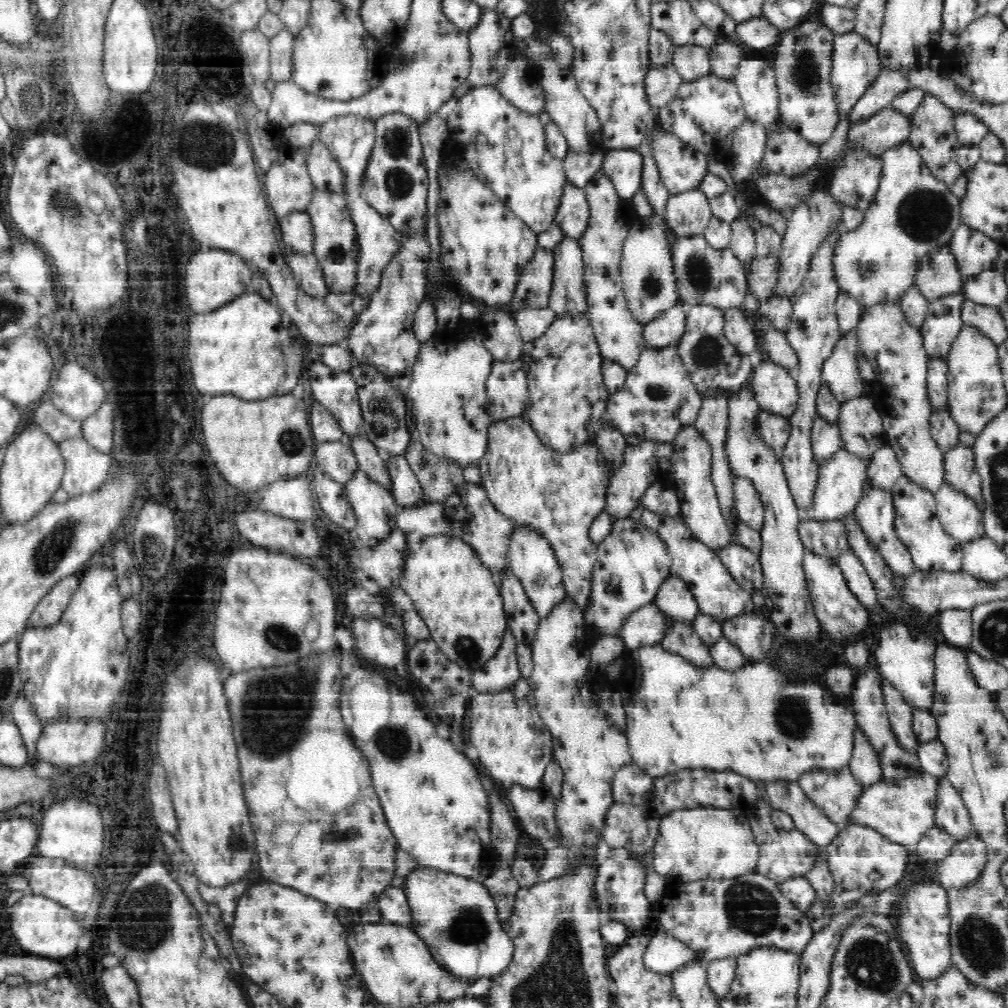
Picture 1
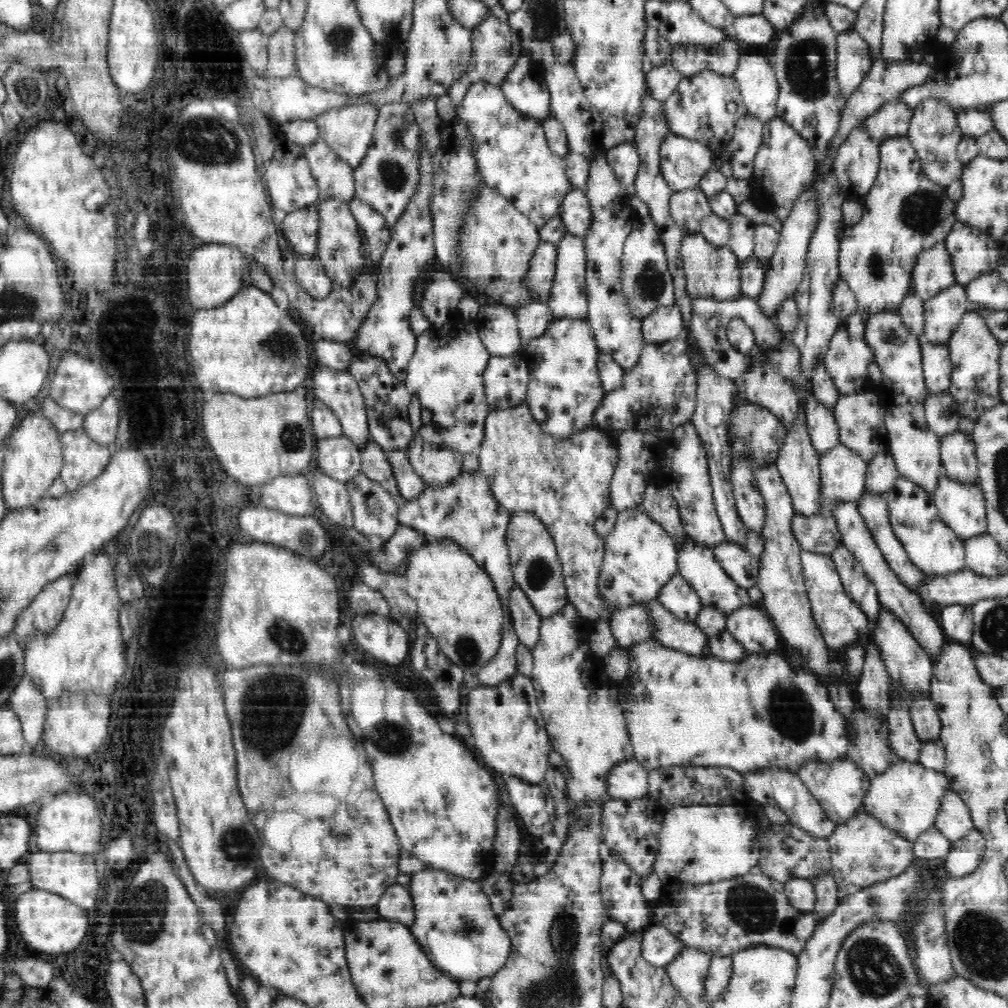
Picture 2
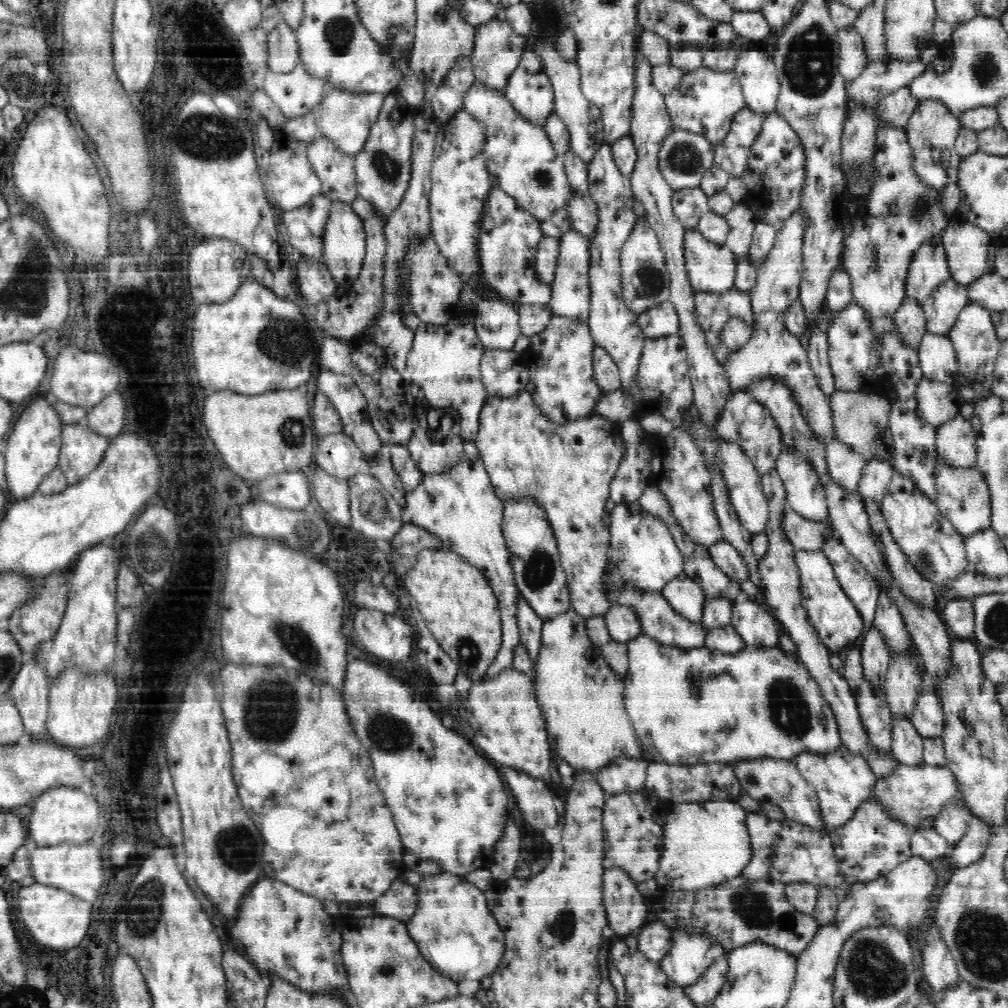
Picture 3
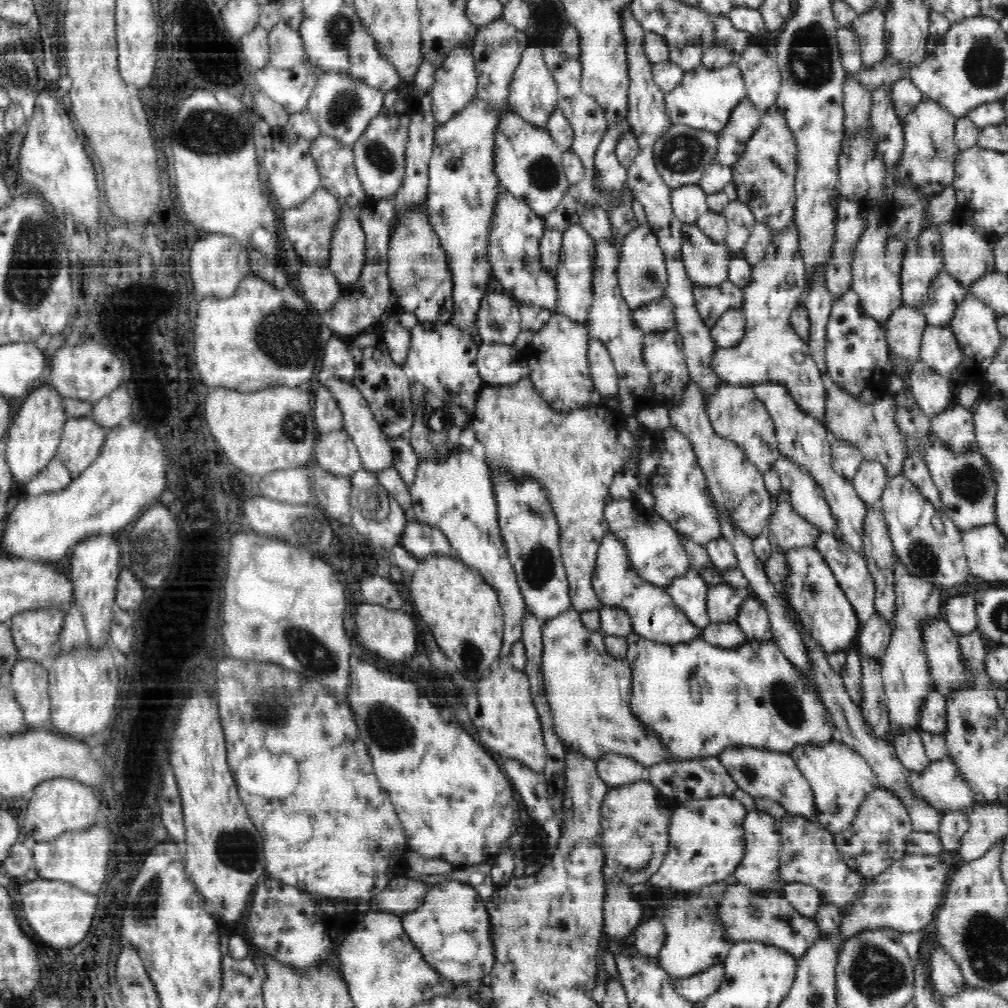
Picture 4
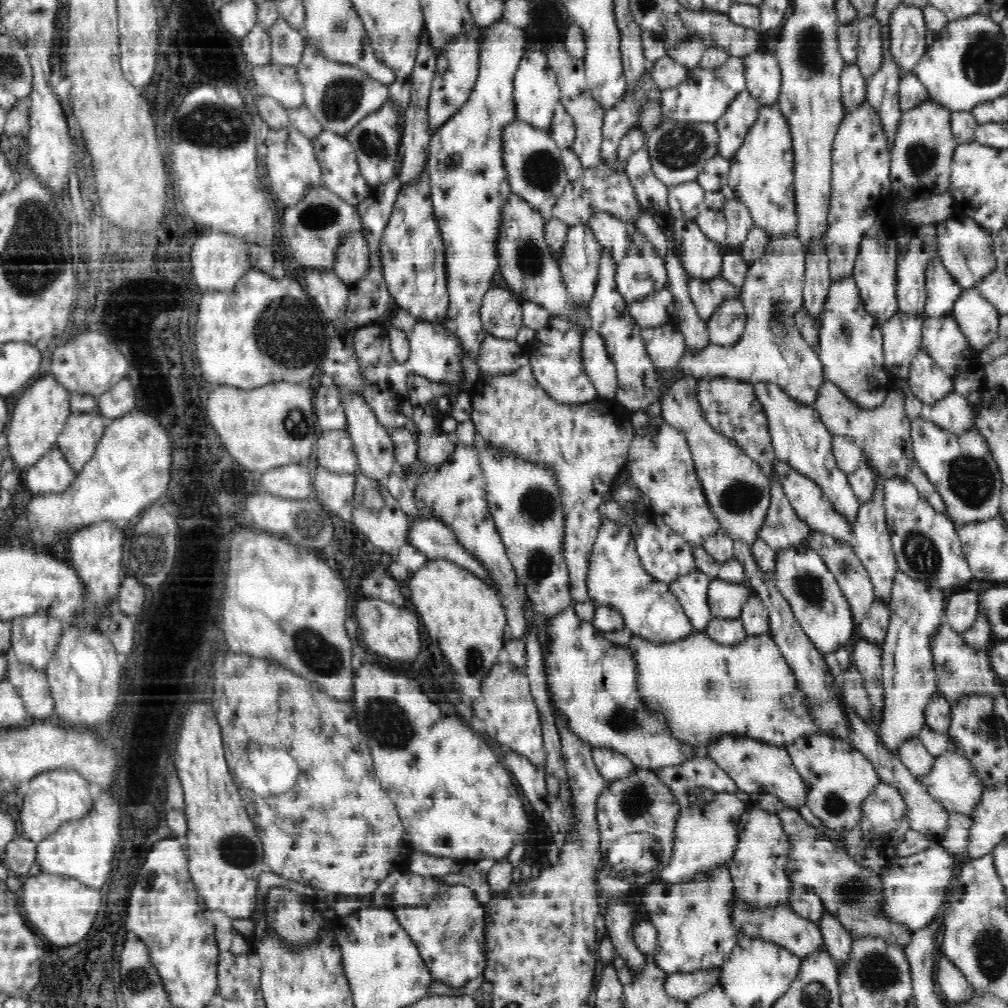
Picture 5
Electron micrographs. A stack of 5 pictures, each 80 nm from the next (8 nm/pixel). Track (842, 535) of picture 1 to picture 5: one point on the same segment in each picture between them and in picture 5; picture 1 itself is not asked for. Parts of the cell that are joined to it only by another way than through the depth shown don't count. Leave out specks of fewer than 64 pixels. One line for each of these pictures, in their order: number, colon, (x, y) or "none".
2: (819, 534)
3: (803, 534)
4: (787, 529)
5: (783, 528)

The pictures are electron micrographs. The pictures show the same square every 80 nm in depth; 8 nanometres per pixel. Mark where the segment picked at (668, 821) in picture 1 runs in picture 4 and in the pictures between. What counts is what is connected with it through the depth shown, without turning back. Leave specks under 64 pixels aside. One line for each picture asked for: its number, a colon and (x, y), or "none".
2: (699, 844)
3: (704, 843)
4: (706, 844)

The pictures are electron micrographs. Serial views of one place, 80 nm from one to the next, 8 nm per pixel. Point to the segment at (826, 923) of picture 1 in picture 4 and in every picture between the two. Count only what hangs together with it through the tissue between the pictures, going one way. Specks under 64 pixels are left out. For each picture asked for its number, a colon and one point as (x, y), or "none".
2: (863, 853)
3: (868, 846)
4: (878, 836)

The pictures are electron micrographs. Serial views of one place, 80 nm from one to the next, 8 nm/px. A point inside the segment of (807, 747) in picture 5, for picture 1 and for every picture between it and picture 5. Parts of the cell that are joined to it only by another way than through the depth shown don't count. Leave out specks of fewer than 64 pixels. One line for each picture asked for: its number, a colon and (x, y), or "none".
1: (836, 792)
2: (839, 786)
3: (842, 781)
4: (840, 779)

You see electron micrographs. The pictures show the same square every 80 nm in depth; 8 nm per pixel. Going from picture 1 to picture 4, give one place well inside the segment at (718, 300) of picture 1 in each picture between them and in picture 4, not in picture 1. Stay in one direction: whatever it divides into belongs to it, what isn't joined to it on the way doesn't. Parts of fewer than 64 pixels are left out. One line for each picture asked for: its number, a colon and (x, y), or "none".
2: (710, 271)
3: (710, 267)
4: (706, 261)

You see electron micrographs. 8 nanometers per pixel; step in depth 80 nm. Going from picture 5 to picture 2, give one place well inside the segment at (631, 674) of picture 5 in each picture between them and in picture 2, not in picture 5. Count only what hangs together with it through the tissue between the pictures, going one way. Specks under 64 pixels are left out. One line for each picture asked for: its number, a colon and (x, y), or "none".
2: (585, 723)
3: (582, 698)
4: (588, 689)

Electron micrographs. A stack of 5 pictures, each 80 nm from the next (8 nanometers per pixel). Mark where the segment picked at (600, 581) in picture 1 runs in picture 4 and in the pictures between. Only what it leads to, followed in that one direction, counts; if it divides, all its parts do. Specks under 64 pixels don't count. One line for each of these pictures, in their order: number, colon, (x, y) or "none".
2: (640, 557)
3: (643, 554)
4: (653, 551)

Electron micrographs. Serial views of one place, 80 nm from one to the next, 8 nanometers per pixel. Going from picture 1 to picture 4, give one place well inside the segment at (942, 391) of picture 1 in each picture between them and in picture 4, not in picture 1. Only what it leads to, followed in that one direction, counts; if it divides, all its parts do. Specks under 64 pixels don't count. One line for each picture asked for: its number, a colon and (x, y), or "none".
2: (937, 368)
3: (938, 361)
4: (939, 349)

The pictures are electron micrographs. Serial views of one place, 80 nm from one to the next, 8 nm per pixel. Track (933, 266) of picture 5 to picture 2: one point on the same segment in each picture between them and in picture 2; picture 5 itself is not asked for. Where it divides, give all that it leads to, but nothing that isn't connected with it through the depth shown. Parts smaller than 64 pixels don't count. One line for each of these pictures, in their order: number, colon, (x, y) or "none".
2: (943, 311)
3: (941, 307)
4: (945, 293)

